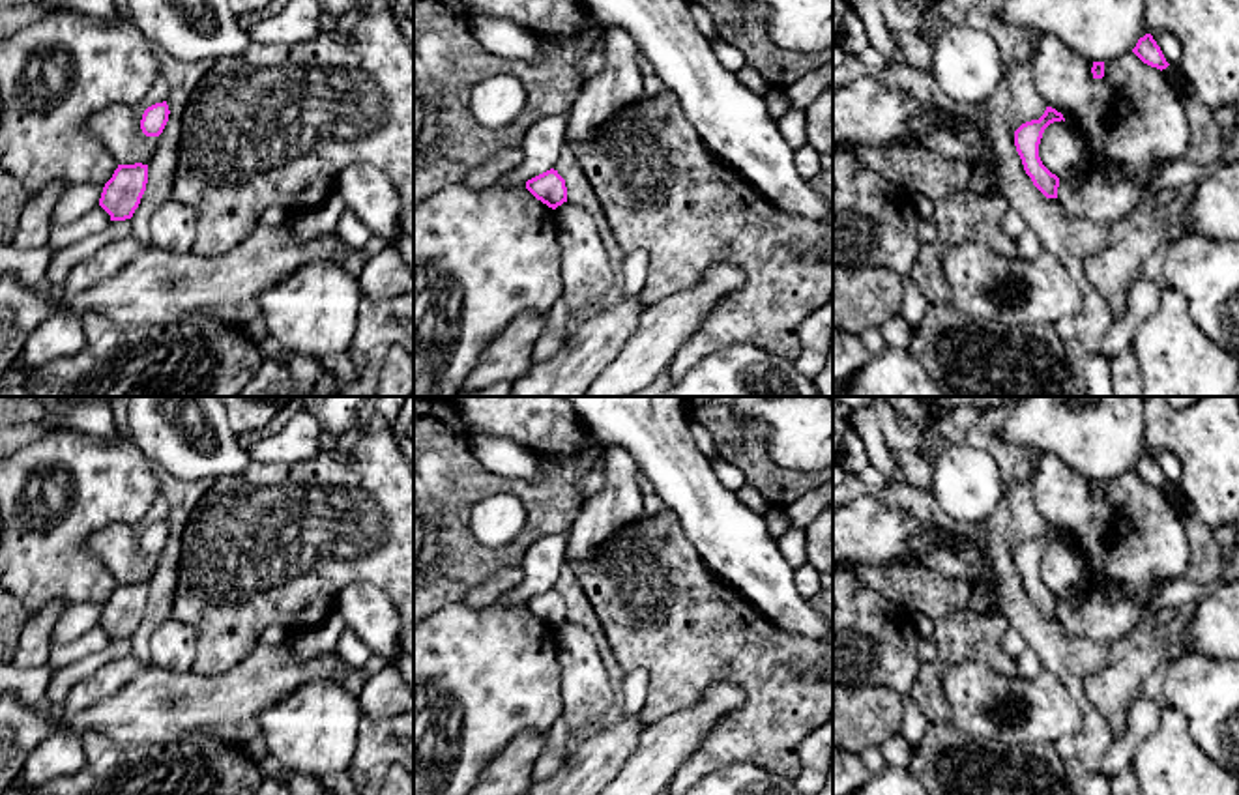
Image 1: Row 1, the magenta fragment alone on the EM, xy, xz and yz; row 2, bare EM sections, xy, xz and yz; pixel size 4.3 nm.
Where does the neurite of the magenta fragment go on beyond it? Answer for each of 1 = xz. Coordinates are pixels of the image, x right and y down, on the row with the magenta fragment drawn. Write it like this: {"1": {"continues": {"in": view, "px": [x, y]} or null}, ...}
{"1": {"continues": null}}

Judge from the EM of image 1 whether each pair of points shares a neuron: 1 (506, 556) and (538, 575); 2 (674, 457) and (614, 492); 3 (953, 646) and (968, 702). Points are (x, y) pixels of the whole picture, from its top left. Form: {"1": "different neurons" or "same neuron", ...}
{"1": "different neurons", "2": "different neurons", "3": "different neurons"}

